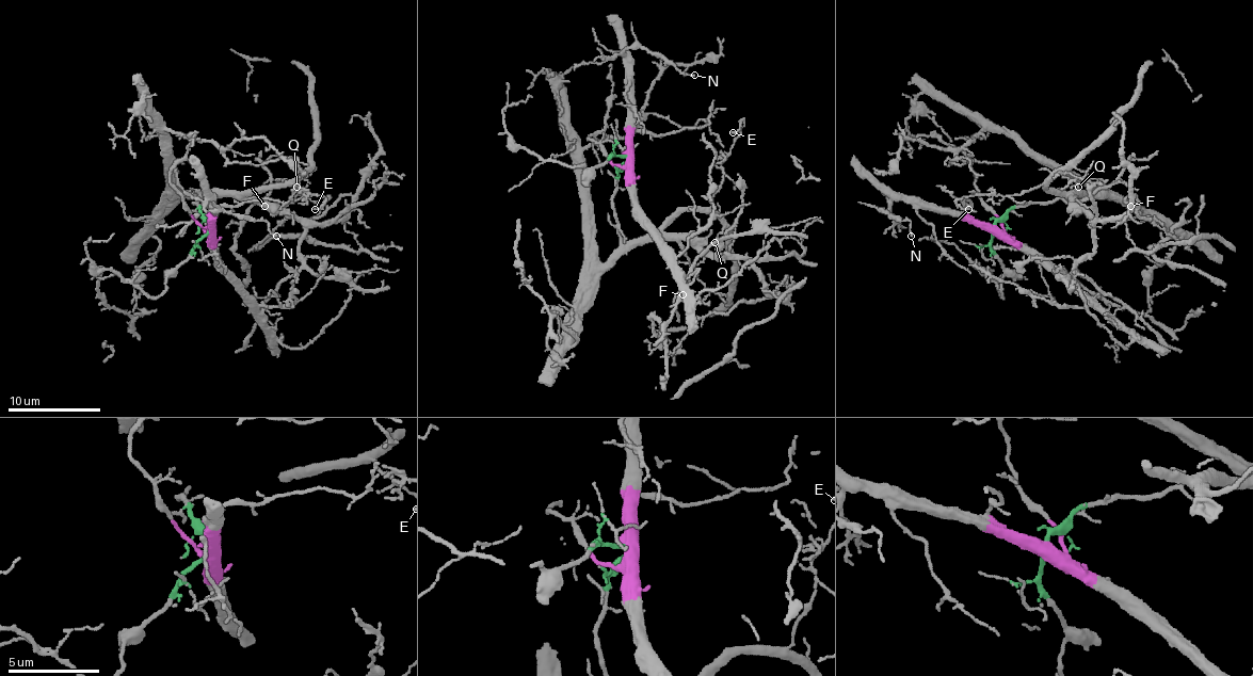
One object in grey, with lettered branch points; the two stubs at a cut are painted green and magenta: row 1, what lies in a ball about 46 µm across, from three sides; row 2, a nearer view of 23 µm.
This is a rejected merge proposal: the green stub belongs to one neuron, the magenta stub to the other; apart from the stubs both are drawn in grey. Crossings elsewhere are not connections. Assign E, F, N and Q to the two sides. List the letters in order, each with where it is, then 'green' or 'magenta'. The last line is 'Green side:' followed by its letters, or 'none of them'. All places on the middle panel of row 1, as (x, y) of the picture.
E: place (733, 132); green
F: place (683, 294); green
N: place (694, 75); magenta
Q: place (715, 242); green
Green side: E, F, Q

